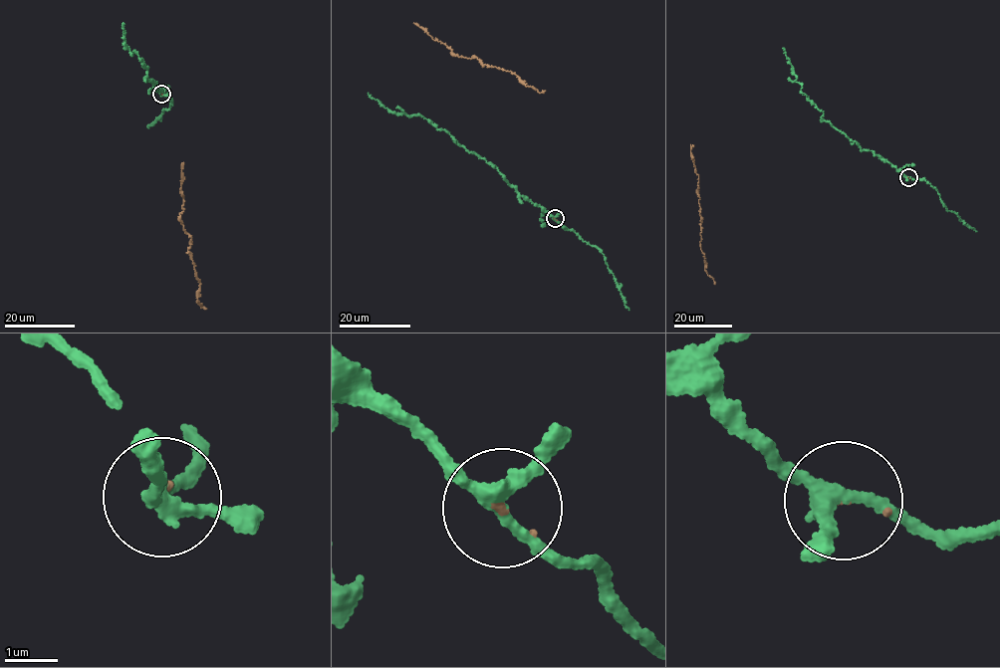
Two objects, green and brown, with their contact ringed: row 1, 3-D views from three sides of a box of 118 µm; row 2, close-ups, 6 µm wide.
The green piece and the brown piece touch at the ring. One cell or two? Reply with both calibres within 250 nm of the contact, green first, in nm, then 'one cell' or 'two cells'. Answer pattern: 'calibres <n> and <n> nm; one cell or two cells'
calibres 240 and 80 nm; one cell

